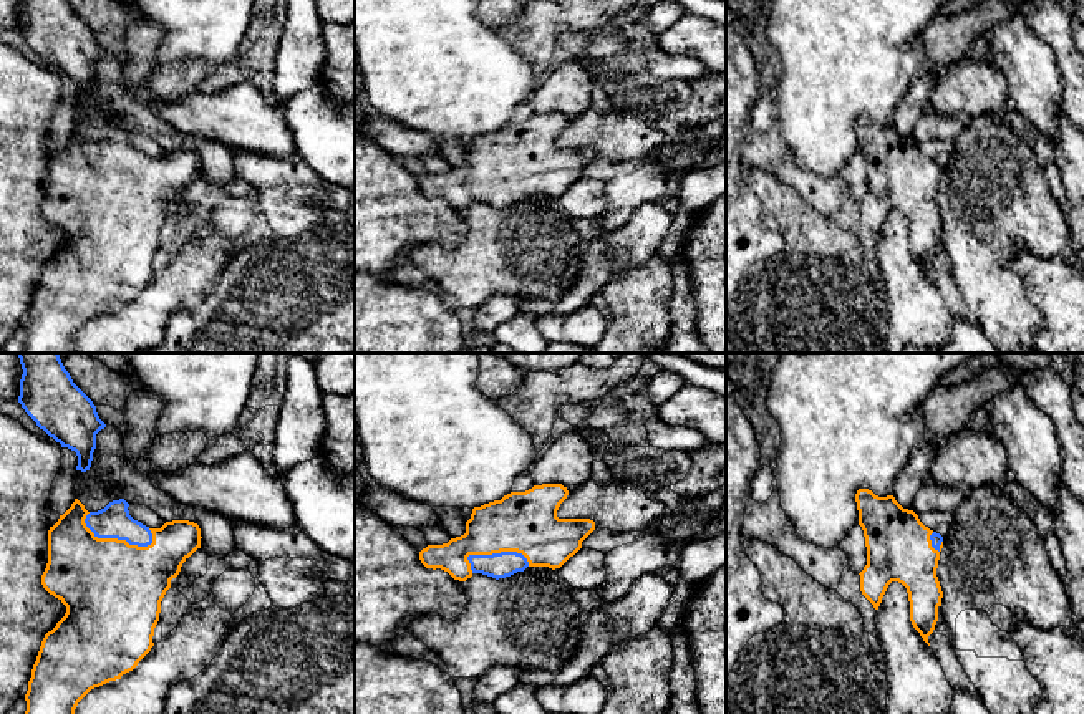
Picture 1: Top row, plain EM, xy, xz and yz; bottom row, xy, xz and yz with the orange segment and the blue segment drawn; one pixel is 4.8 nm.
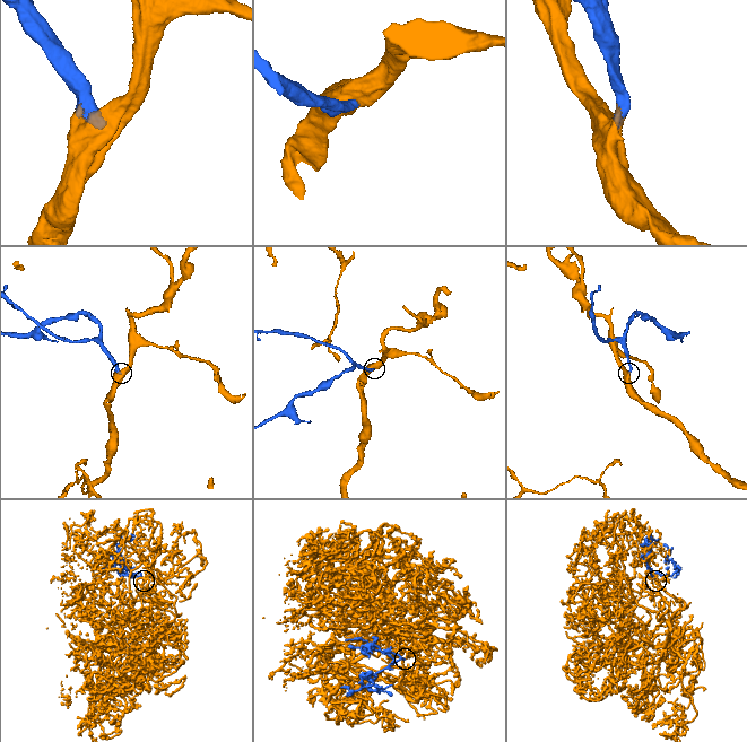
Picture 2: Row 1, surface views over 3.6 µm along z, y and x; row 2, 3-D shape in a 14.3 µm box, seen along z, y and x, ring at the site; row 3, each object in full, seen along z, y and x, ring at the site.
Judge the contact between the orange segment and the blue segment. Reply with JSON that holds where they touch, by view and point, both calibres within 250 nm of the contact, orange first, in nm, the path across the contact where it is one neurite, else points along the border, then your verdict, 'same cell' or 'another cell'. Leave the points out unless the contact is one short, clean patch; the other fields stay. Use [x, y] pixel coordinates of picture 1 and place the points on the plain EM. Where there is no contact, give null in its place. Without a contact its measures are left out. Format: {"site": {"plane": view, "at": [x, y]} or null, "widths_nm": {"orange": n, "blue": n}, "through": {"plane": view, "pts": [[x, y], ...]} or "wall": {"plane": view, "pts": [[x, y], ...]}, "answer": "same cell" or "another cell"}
{"site": {"plane": "xy", "at": [115, 168]}, "widths_nm": {"orange": 480, "blue": 160}, "answer": "same cell"}

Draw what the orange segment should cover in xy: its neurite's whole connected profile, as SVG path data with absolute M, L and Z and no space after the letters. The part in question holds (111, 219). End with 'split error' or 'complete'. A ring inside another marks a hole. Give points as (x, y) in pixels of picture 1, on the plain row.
M75 128L48 159L48 192L41 204L43 217L65 235L65 245L41 270L25 323L25 353L80 353L75 348L78 331L94 316L121 308L154 275L154 257L159 250L161 230L171 217L171 209L182 192L201 177L201 157L189 149L166 151L161 157L149 157L134 149L124 128L109 131L98 141L88 141Z | split error

